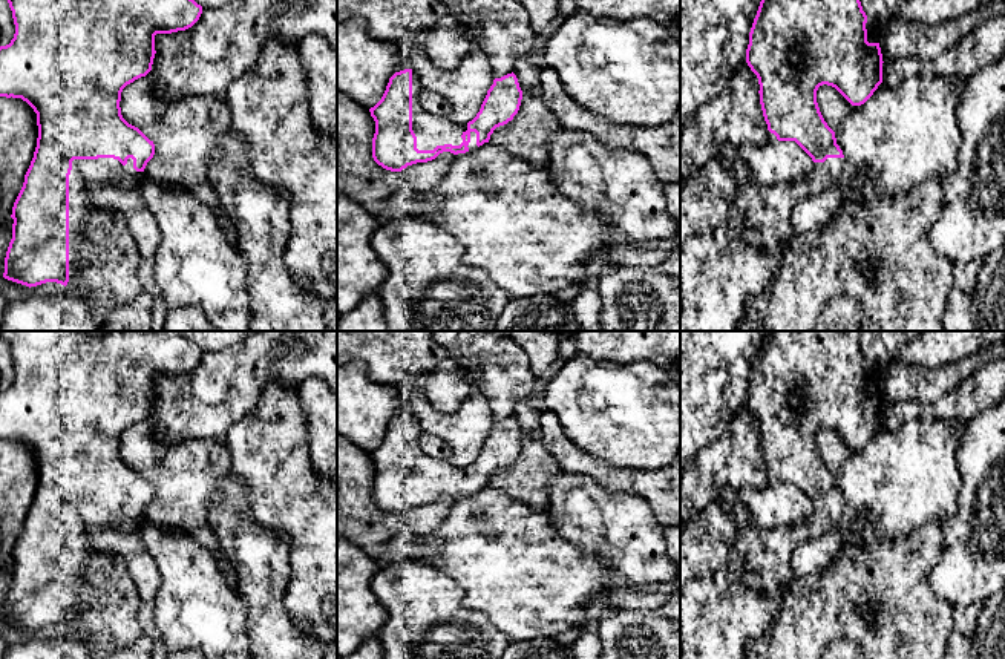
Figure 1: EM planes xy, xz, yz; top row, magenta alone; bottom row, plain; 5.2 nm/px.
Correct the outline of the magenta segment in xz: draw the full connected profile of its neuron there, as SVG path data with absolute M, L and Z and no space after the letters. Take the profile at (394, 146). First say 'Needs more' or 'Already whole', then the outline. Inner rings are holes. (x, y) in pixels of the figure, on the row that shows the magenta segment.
Needs more. M412 69L395 72L381 100L369 109L375 121L372 158L386 170L427 162L443 152L478 150L499 126L518 113L522 90L516 75L495 78L476 116L464 124L421 107L420 78Z

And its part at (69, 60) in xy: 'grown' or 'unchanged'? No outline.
grown

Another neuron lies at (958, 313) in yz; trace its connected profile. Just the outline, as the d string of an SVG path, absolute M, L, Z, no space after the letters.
M953 288L948 294L944 319L944 331L973 331L971 322L971 296L959 288Z

